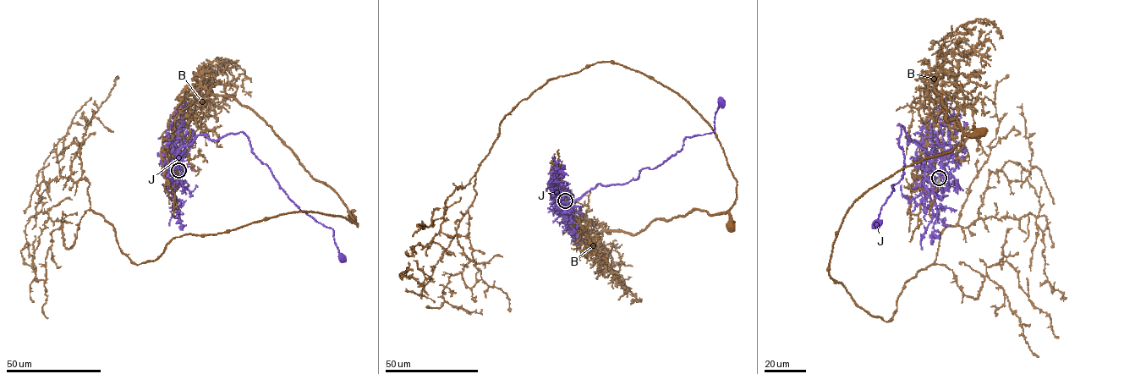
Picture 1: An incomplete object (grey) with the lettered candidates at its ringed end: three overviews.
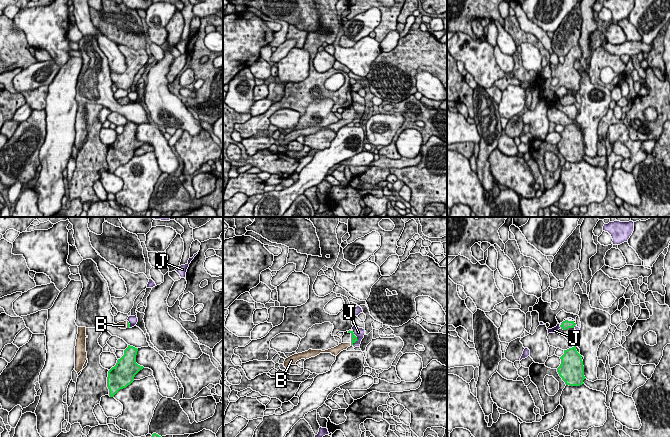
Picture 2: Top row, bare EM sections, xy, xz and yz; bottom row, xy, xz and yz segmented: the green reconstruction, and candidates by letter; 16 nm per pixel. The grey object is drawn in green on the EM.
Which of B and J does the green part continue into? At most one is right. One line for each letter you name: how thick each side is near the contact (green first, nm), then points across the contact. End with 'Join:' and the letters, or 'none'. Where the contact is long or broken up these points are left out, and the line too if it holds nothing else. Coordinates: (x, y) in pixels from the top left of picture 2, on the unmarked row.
B: 100 nm thick on the green side, 130 nm on the other; runs through xz (353, 114), (351, 120), (343, 122)
Join: B

